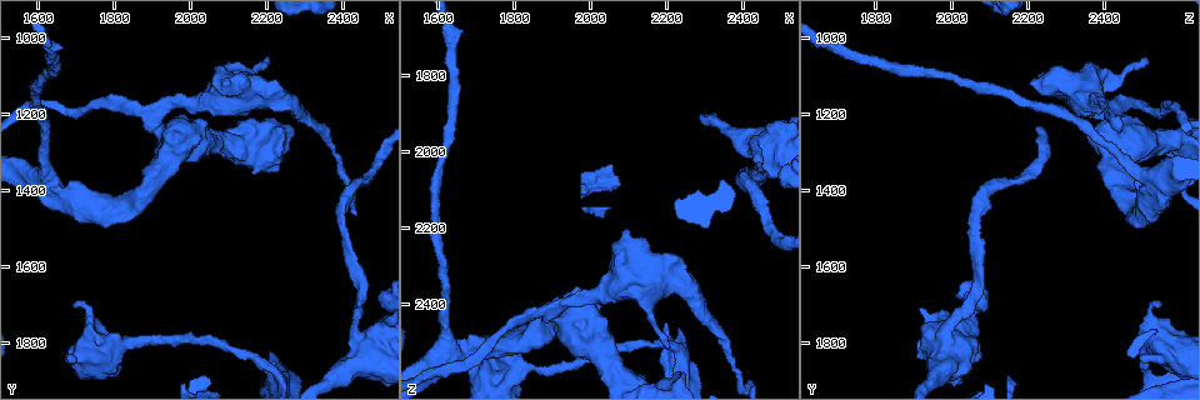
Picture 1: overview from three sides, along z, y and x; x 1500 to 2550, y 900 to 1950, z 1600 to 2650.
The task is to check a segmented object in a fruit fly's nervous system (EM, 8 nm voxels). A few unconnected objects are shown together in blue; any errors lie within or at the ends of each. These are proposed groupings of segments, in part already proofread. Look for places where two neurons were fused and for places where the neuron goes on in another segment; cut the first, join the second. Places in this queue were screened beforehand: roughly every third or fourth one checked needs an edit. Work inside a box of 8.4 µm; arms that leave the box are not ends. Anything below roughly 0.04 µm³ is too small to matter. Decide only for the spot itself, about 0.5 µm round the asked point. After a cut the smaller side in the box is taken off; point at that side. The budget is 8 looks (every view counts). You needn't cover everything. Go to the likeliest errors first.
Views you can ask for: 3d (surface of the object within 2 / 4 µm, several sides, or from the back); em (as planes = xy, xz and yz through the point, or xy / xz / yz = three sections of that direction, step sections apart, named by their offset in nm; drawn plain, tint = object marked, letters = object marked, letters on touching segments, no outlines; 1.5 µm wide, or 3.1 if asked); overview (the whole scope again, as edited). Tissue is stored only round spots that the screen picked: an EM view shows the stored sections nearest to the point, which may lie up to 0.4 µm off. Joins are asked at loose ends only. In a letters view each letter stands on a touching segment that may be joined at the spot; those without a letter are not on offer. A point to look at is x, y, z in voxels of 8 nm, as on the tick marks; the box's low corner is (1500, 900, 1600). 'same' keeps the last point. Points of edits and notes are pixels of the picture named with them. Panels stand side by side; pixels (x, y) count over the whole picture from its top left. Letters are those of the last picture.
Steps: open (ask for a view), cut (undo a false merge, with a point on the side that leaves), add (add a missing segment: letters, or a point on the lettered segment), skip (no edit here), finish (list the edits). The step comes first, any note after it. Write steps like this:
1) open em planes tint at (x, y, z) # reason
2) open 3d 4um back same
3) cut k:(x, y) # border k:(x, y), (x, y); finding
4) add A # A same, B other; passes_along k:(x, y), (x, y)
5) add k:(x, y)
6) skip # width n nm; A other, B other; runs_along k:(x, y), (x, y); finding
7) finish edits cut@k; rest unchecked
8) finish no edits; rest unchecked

open 3d 4um at (2440, 1780, 1990) # sudden change in width

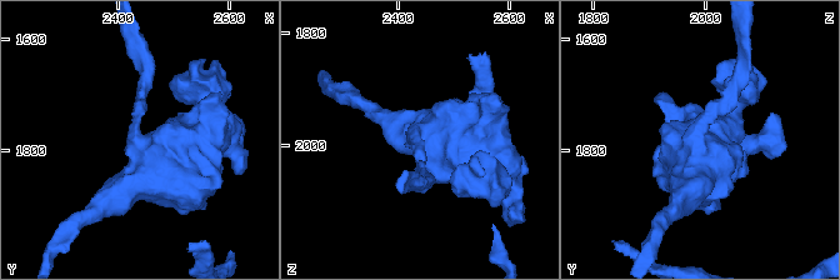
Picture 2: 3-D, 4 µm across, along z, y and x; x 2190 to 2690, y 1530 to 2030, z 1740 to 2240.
open em xz step 8 tint at (2435, 1770, 1990)

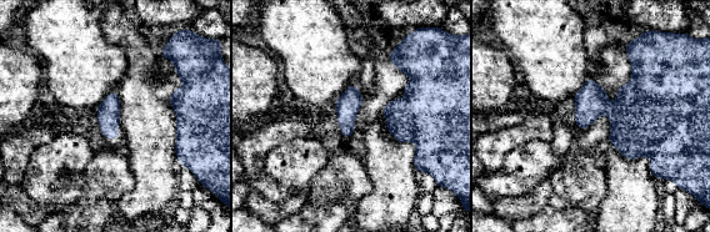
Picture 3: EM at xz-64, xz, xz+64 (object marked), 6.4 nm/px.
open em planes letters same # another direction

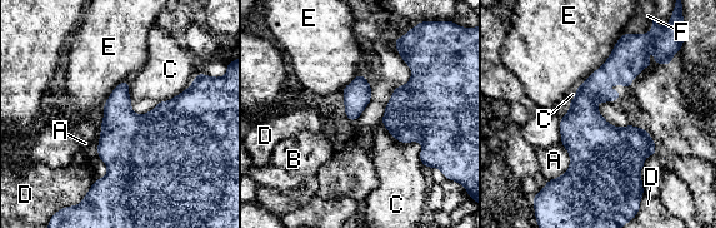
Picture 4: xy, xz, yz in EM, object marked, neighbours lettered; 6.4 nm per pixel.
skip # A other, B other, C other, D other, E other, F other; border 4:(380, 122), (419, 142), (424, 165); continuous, no second neuron

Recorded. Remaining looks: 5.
open 3d 2um at (2200, 1060, 2515) # free end

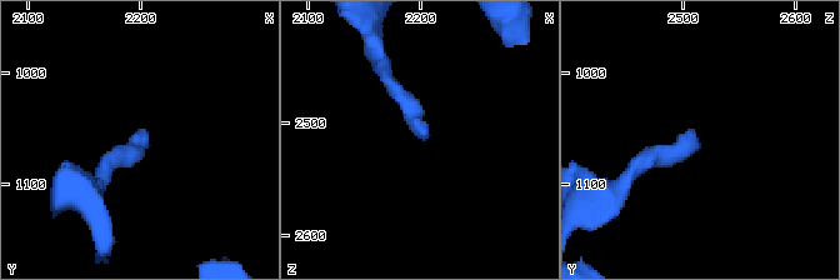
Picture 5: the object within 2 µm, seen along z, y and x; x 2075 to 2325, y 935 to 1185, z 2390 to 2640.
open em planes letters at (2206, 1064, 2516) # shape alone is not enough

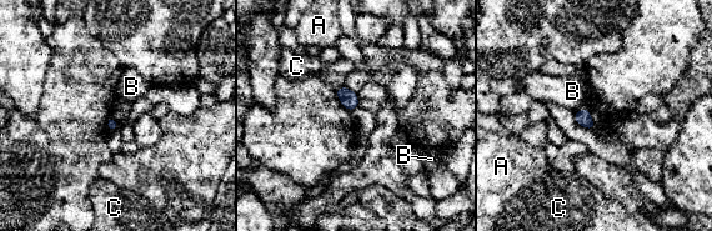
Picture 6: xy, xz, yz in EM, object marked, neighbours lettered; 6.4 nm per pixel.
skip # A other, B other, C other; border 6:(588, 108), (582, 108), (576, 113); no lettered segment goes on from it

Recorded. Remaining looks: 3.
open em yz step 4 letters at (1690, 1710, 2545) # free end

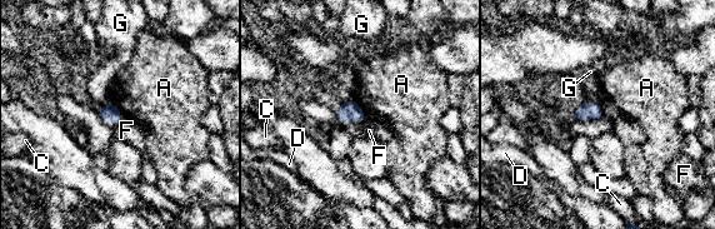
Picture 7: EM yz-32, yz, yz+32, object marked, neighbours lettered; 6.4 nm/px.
open em planes letters same

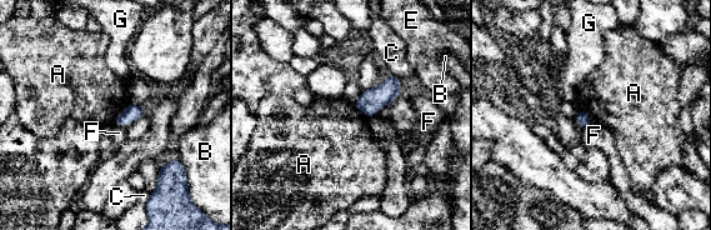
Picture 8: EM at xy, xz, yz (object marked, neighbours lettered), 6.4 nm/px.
skip # A other, B other, C other, E other, F other, G other; border 8:(114, 124), (125, 125); no lettered segment goes on from it

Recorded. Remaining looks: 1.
finish no edits; rest unchecked

